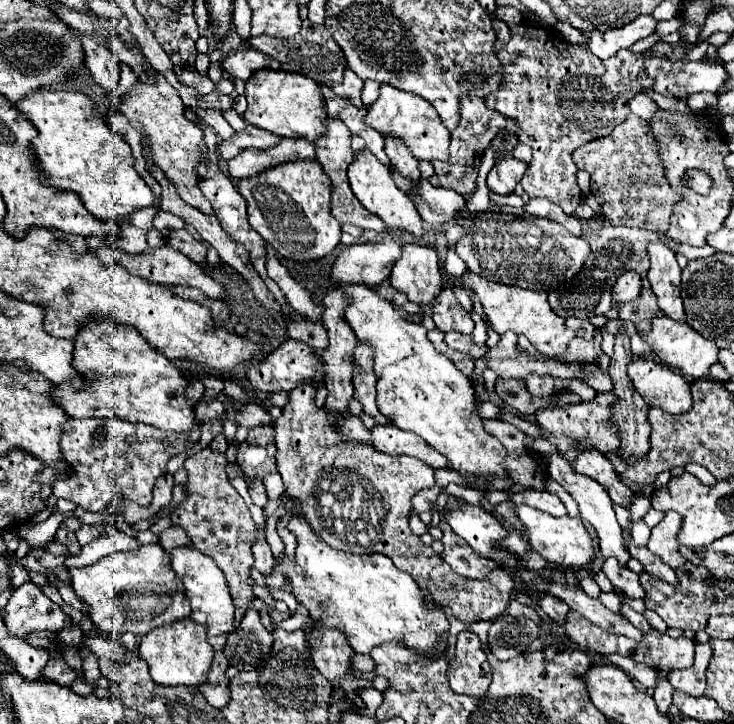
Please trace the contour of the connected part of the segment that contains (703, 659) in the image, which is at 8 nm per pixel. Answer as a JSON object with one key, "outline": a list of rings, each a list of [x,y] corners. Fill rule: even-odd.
{"outline":[[[698,643],[698,655],[696,655],[696,663],[690,669],[684,671],[670,671],[668,673],[668,681],[676,691],[684,691],[688,695],[700,697],[704,695],[704,687],[706,687],[706,667],[708,667],[708,659],[712,655],[712,649],[708,647],[708,643]]]}

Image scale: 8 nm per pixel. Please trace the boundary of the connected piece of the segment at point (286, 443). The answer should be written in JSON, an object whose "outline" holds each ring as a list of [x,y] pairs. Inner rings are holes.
{"outline":[[[306,383],[302,387],[292,389],[288,393],[290,401],[282,409],[282,417],[276,419],[276,427],[274,427],[274,431],[276,431],[274,439],[276,439],[276,447],[278,447],[276,463],[278,463],[278,473],[282,475],[282,481],[284,481],[284,497],[288,499],[288,503],[284,505],[286,513],[278,519],[276,529],[278,529],[280,539],[286,545],[286,557],[292,561],[294,551],[296,551],[296,537],[288,531],[286,525],[292,517],[304,517],[310,523],[310,527],[314,529],[314,533],[320,535],[330,547],[334,547],[338,551],[362,553],[368,549],[368,551],[390,557],[400,571],[410,573],[420,587],[424,587],[432,593],[432,599],[436,605],[448,607],[463,623],[490,621],[490,619],[500,617],[506,611],[506,607],[512,599],[512,591],[516,587],[516,581],[504,569],[496,571],[488,579],[468,579],[464,575],[456,575],[452,571],[452,567],[448,567],[448,563],[444,563],[444,559],[432,547],[424,545],[420,541],[420,537],[414,535],[408,527],[408,519],[410,519],[410,511],[412,511],[410,499],[420,489],[434,485],[434,469],[428,467],[424,461],[408,457],[408,455],[394,457],[394,455],[376,451],[372,445],[348,441],[346,437],[342,437],[342,433],[330,421],[330,413],[324,407],[318,407],[314,403],[316,393],[318,393],[316,383]],[[294,499],[298,499],[300,505],[296,505]]]}

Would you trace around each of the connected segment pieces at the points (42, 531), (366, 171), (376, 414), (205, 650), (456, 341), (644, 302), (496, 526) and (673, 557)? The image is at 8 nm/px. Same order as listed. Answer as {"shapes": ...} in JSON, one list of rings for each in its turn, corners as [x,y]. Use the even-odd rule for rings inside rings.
{"shapes":[[[[73,511],[63,514],[56,512],[54,515],[50,515],[46,521],[42,521],[42,523],[32,523],[28,527],[24,525],[24,527],[18,529],[18,539],[26,539],[28,545],[30,545],[30,549],[42,547],[42,545],[46,545],[46,543],[50,543],[54,539],[54,533],[60,527],[62,519],[71,516],[75,517]]],[[[368,149],[356,151],[354,153],[354,161],[348,167],[348,179],[350,179],[350,187],[352,187],[352,193],[356,195],[356,199],[370,213],[374,213],[380,219],[384,219],[384,223],[390,229],[402,229],[402,231],[410,231],[418,239],[422,237],[422,233],[424,233],[422,219],[420,219],[420,215],[418,215],[412,199],[404,191],[400,191],[400,187],[394,183],[392,175],[390,175],[390,169],[384,163],[380,163],[376,159],[376,155],[372,155]]],[[[354,369],[354,399],[358,399],[364,405],[364,413],[376,419],[378,425],[388,425],[390,419],[380,413],[380,409],[374,403],[374,385],[376,385],[376,375],[374,373],[362,373]]],[[[180,619],[176,623],[158,627],[156,631],[150,631],[142,637],[138,645],[140,657],[146,661],[150,669],[150,677],[158,685],[204,685],[208,681],[208,673],[214,659],[214,649],[206,641],[206,631],[198,623],[192,623],[192,619]]],[[[456,331],[446,333],[444,343],[446,343],[450,349],[456,349],[456,351],[462,351],[462,353],[472,355],[474,359],[484,357],[484,353],[489,349],[489,347],[478,347],[478,345],[474,345],[470,335],[460,335],[460,333],[456,333]]],[[[644,279],[644,289],[642,295],[636,303],[618,303],[618,317],[620,319],[628,319],[632,323],[636,323],[640,333],[648,333],[652,319],[658,313],[658,305],[656,305],[656,295],[650,289],[650,283]]],[[[462,505],[452,515],[448,515],[448,525],[456,535],[466,539],[466,543],[480,551],[480,555],[488,555],[492,559],[500,559],[504,565],[516,565],[518,557],[504,555],[498,547],[494,547],[494,541],[504,539],[506,531],[504,527],[482,507],[474,505]]],[[[674,511],[668,513],[654,529],[648,541],[648,551],[656,557],[660,557],[664,563],[668,563],[672,569],[678,569],[686,561],[678,555],[678,543],[676,543],[676,531],[680,529],[680,515]]]]}

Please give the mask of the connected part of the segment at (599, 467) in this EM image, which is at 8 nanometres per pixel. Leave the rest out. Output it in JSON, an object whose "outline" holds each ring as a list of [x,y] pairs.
{"outline":[[[596,447],[580,449],[578,457],[574,459],[574,469],[604,485],[606,491],[612,495],[614,503],[627,509],[630,507],[634,495],[632,489],[620,481],[620,477],[614,471],[614,465],[604,455],[600,455]]]}

